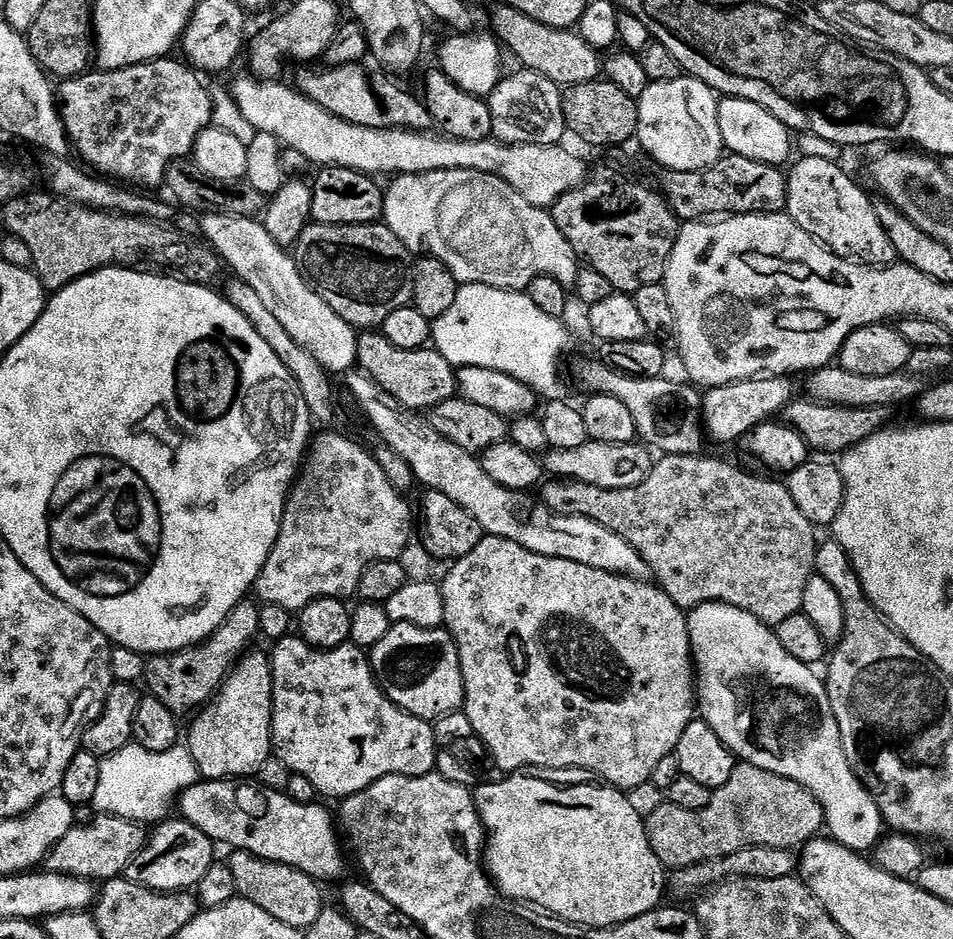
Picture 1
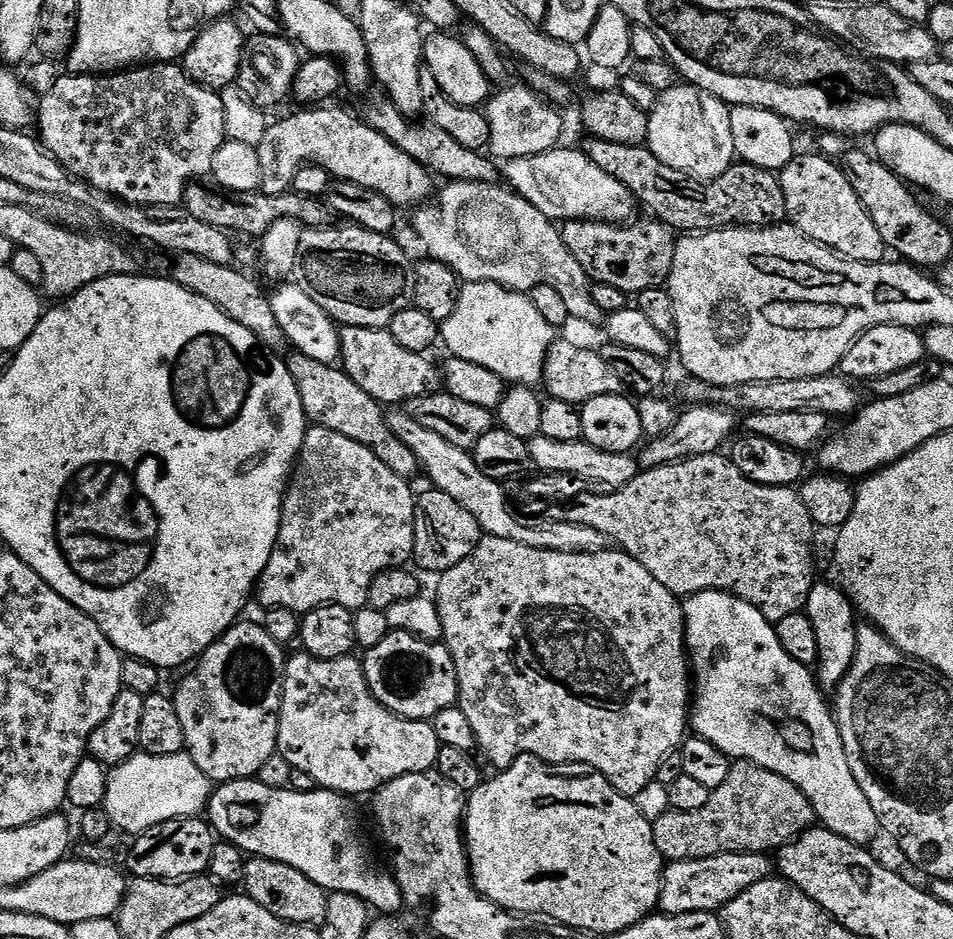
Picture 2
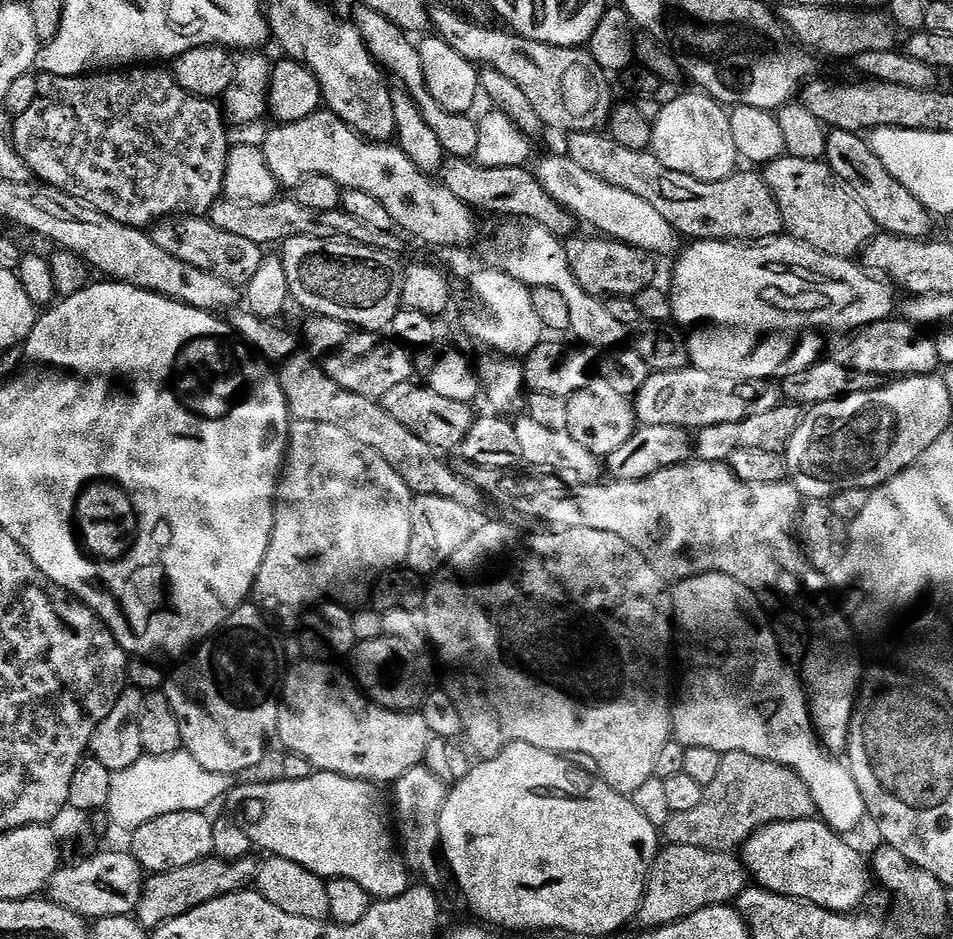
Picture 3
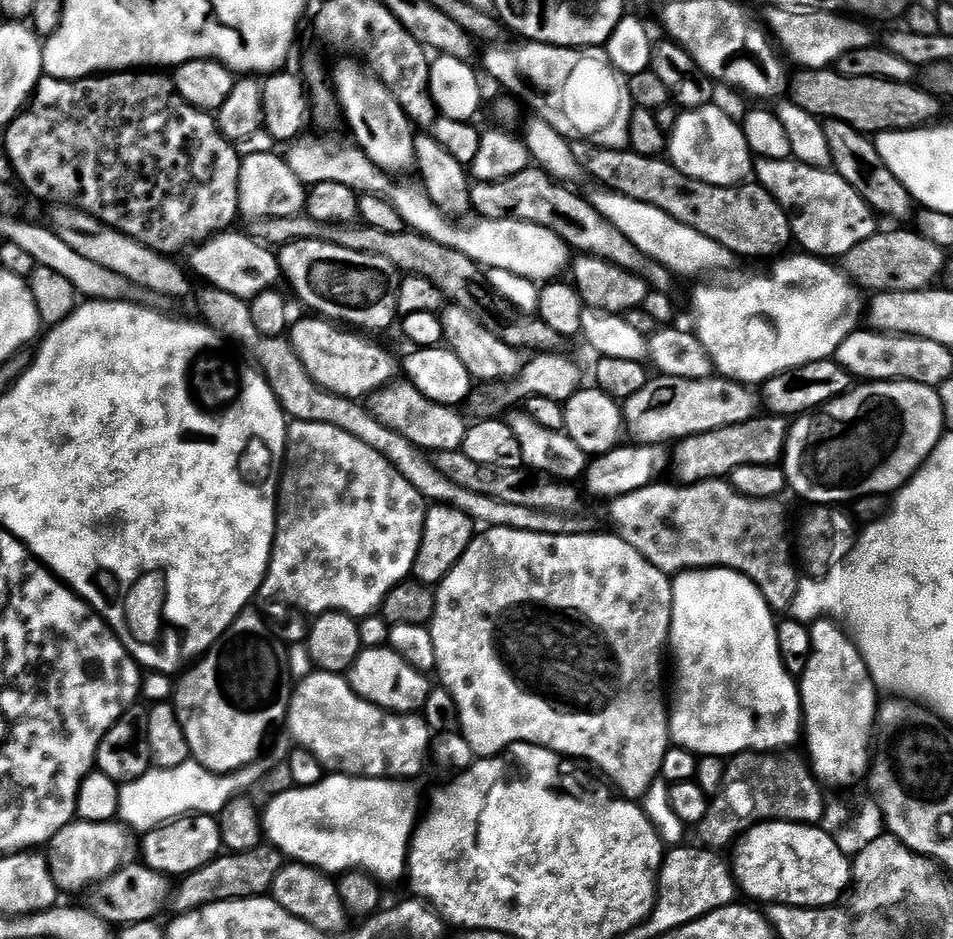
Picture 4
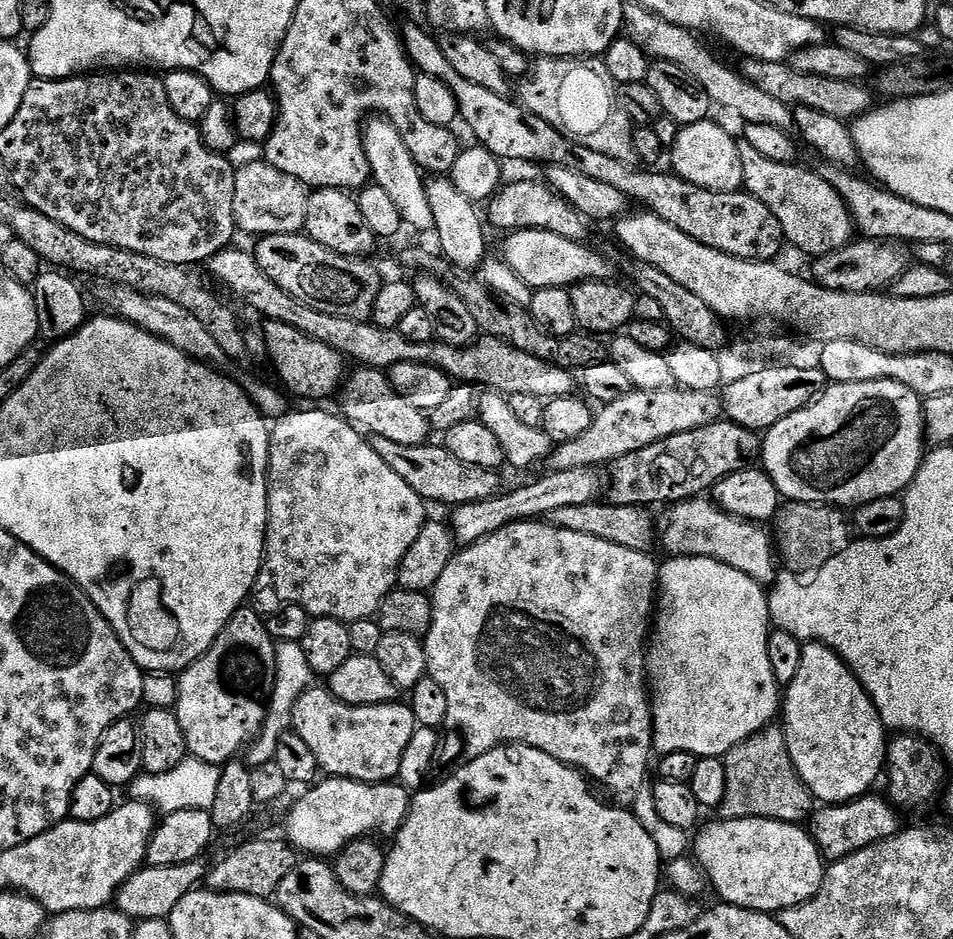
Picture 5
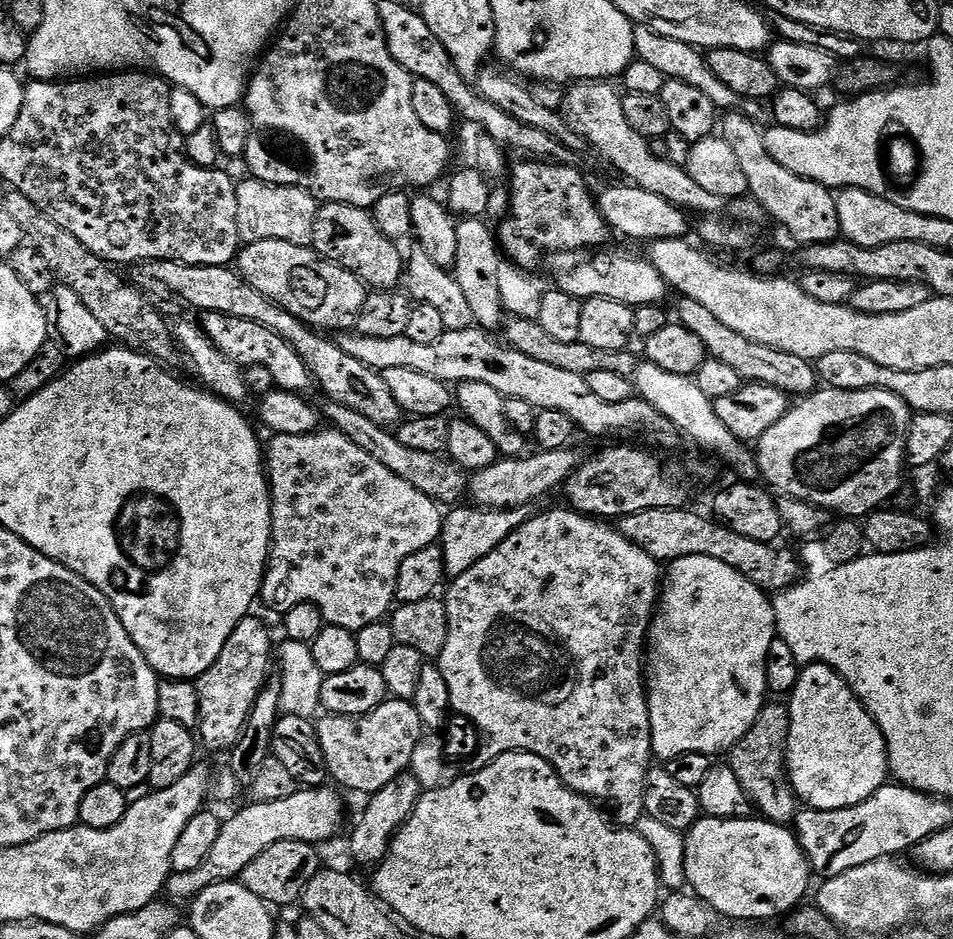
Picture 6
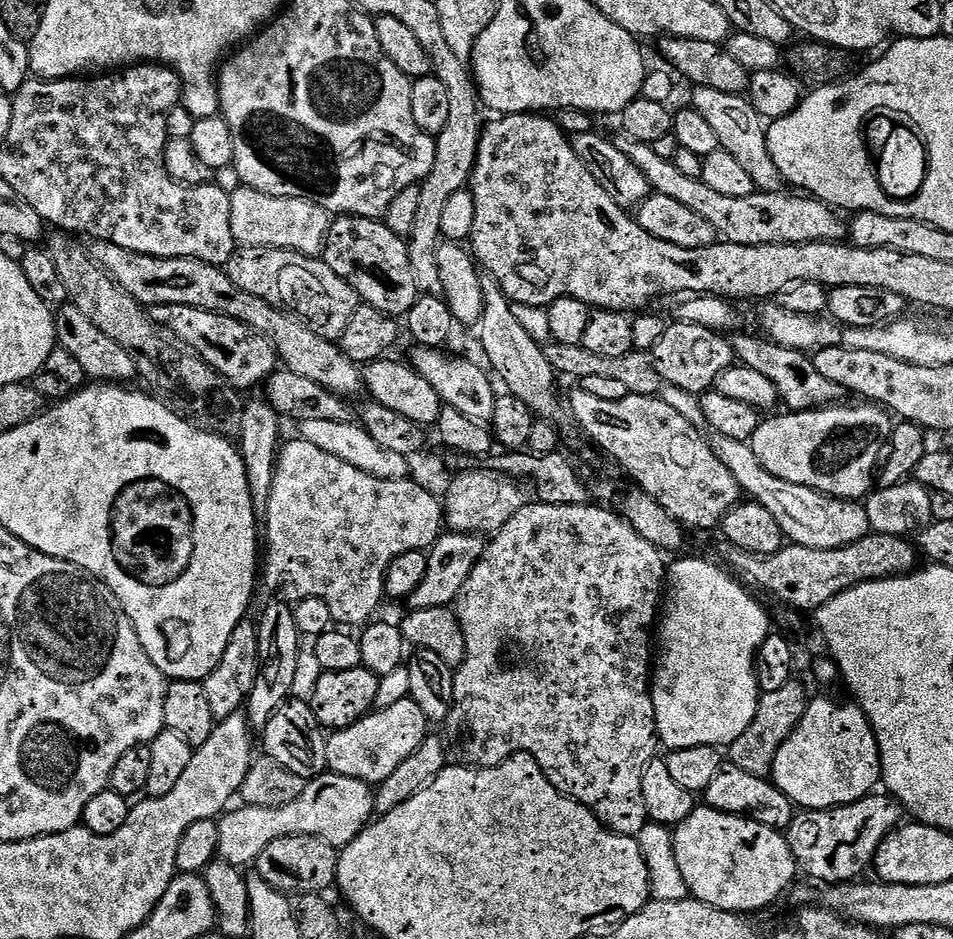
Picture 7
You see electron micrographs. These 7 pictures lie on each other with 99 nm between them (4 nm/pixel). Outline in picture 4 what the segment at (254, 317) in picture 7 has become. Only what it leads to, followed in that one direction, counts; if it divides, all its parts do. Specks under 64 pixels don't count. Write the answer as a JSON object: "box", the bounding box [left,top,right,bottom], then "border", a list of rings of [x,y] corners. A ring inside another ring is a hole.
{"box":[366,382,469,453],"border":[[[393,382],[367,397],[366,409],[373,419],[382,426],[396,432],[402,438],[411,442],[414,447],[425,453],[459,452],[464,447],[464,439],[469,430],[469,423],[459,416],[455,407],[438,404],[421,395],[412,384]]]}

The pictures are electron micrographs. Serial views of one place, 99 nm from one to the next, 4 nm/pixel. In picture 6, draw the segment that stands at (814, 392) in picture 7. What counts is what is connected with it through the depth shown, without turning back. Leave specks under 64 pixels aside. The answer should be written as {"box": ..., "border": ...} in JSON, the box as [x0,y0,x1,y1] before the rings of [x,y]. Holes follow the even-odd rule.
{"box":[678,298,818,398],"border":[[[687,298],[679,302],[681,304],[678,323],[700,337],[711,359],[727,366],[737,377],[744,377],[749,383],[772,385],[793,397],[800,396],[796,398],[807,397],[817,389],[818,372],[811,361],[795,357],[794,354],[786,354],[785,351],[774,350],[773,347],[763,346],[752,339],[742,338],[742,334],[730,330],[730,326],[726,326],[725,323],[718,322],[718,318],[714,318],[714,314],[710,314],[710,310],[706,310],[706,306],[698,302]]]}

